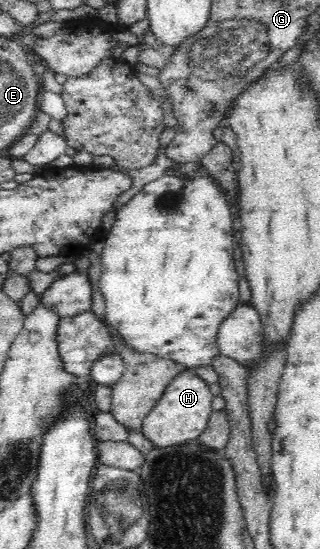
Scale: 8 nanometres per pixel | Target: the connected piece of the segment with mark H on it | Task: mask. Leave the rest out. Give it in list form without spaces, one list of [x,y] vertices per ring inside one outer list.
[[[188,368],[167,386],[158,404],[144,417],[141,432],[156,448],[176,447],[191,443],[208,426],[212,416],[212,393],[209,384]]]

